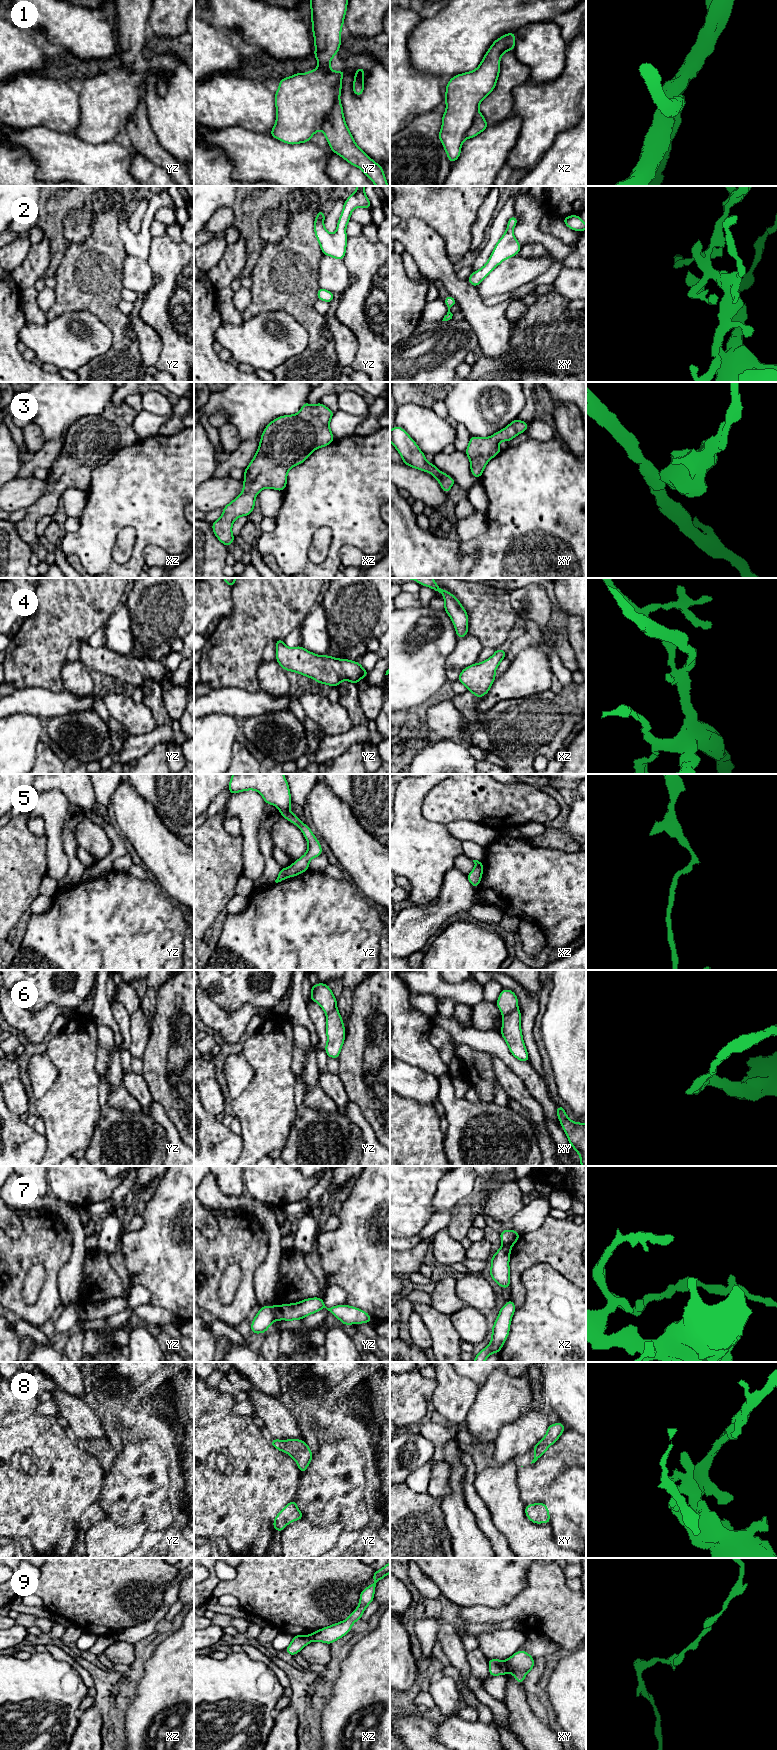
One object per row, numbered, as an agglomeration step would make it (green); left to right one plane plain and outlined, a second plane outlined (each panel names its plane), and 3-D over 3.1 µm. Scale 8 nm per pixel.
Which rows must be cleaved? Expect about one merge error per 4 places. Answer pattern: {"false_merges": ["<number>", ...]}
{"false_merges": ["1", "6", "7", "9"]}

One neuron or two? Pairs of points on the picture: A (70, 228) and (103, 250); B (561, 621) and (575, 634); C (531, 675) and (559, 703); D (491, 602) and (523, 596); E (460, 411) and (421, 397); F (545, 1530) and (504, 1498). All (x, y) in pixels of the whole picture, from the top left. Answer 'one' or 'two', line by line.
A: two
B: two
C: two
D: two
E: two
F: one

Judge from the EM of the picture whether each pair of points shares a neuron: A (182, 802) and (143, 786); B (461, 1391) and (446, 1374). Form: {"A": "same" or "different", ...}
{"A": "same", "B": "same"}

